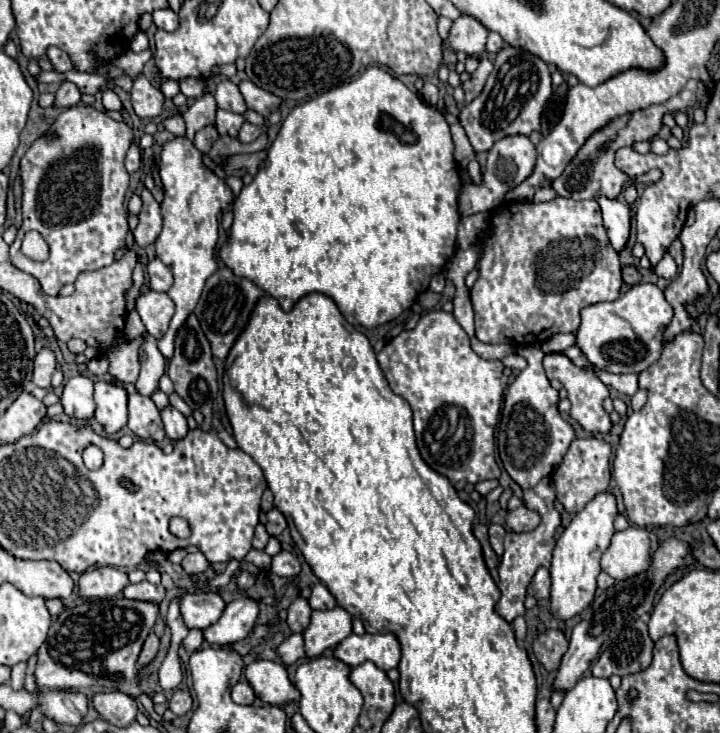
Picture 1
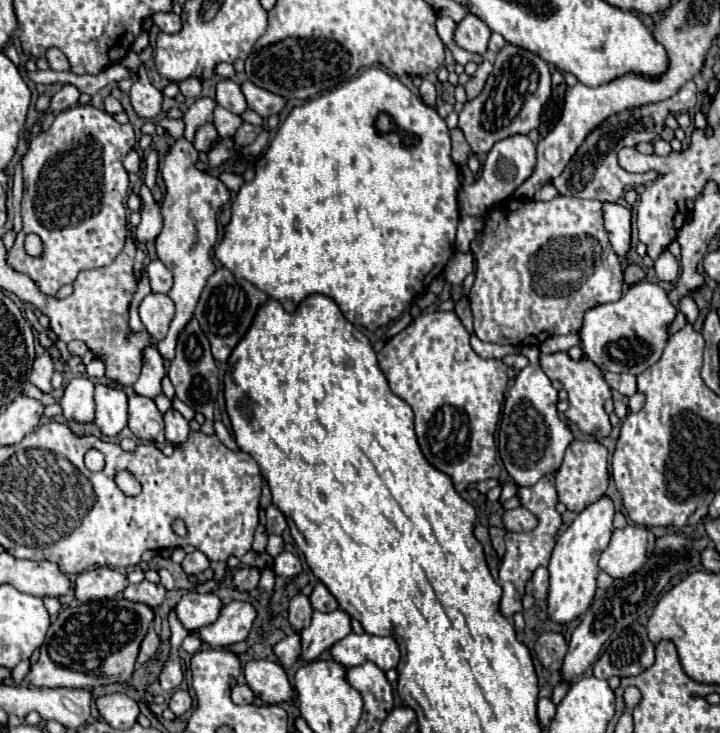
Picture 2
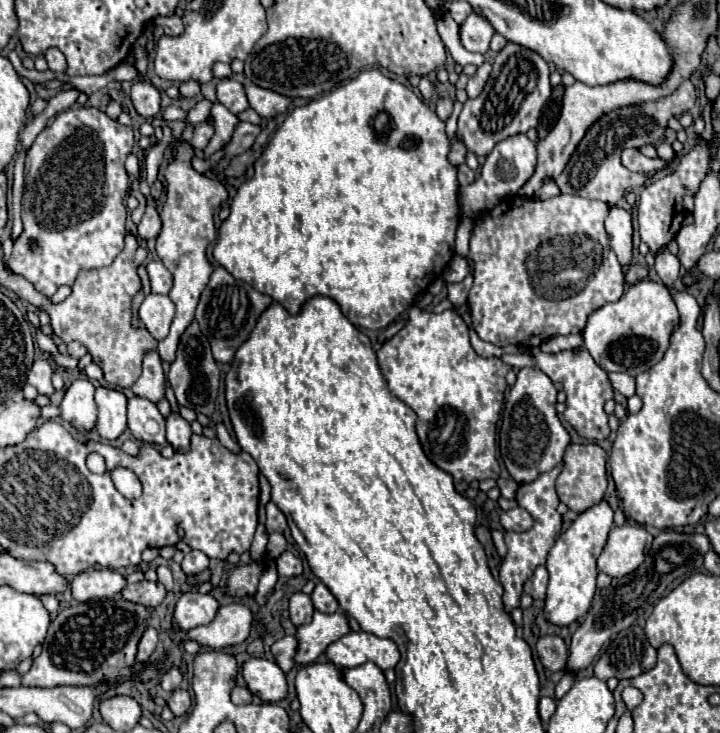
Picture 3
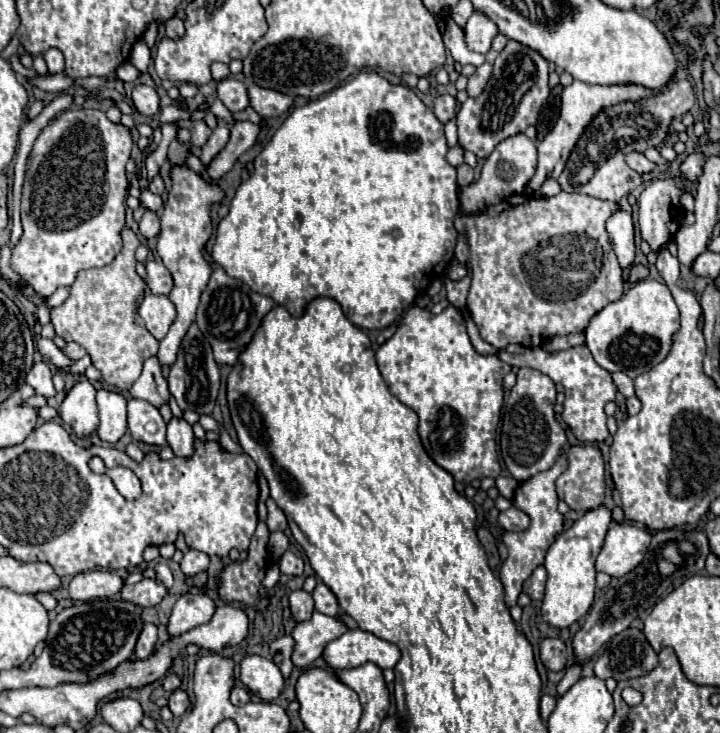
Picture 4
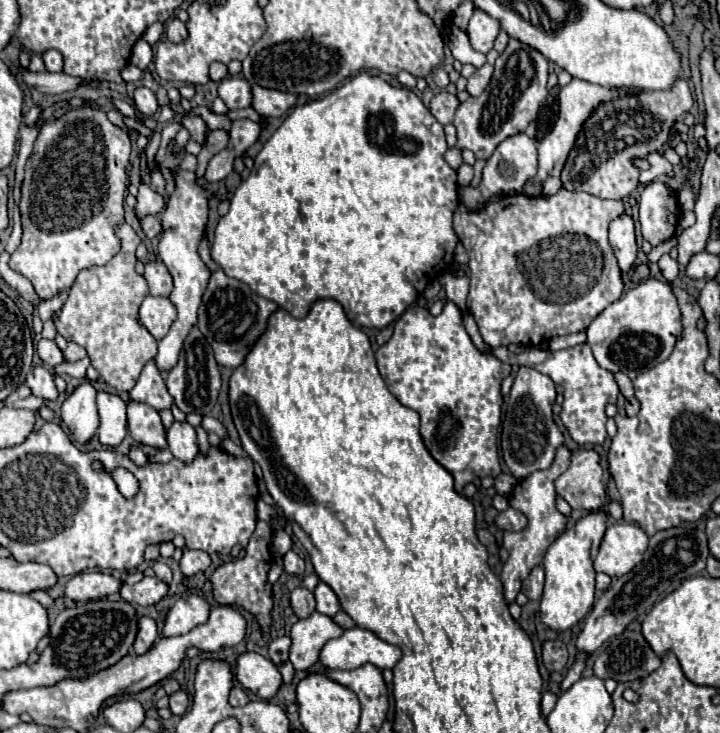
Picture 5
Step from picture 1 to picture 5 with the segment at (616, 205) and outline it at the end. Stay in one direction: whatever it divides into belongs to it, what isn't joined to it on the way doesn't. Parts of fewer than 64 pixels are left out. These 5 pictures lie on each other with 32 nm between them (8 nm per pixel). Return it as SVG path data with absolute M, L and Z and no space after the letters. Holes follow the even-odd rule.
M628 214L616 218L610 224L610 244L618 258L618 266L622 272L630 272L636 262L636 236L634 236L634 222Z

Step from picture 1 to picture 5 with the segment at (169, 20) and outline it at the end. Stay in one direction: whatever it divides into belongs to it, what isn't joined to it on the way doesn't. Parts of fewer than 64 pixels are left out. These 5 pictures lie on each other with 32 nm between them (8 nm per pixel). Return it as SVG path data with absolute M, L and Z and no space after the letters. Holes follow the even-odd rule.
M172 18L170 22L166 22L166 38L170 42L182 42L186 36L188 36L188 30L184 22L180 22L178 18Z

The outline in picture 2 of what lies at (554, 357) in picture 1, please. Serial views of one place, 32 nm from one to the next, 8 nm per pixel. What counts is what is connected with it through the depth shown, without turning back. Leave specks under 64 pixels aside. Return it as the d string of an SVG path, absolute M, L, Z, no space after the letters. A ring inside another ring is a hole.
M556 352L556 354L540 354L540 368L546 372L550 380L562 382L564 390L568 392L568 410L566 418L578 426L582 434L590 434L596 440L602 440L610 434L612 426L608 422L608 414L604 412L604 402L606 398L612 396L610 386L604 380L604 372L588 358L584 356L582 360L570 358L568 352Z

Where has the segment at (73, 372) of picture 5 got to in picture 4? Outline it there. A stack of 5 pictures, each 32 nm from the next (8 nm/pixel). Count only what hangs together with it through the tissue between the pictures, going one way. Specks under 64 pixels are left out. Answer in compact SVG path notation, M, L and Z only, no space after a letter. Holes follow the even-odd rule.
M87 354L80 360L77 360L72 366L58 368L58 370L60 370L60 374L71 373L74 375L83 375L85 373L86 368L91 364L92 364L91 358Z

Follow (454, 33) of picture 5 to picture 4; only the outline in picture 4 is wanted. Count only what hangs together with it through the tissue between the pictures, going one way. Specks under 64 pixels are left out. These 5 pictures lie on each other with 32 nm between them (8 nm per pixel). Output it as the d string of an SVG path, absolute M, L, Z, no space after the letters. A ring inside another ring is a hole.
M442 20L440 22L440 32L442 32L442 38L444 38L444 44L446 48L450 50L452 58L456 62L460 62L462 66L464 64L472 64L472 66L482 66L486 62L484 54L478 54L478 52L472 52L468 46L466 46L466 40L464 40L464 32L462 28L454 22L454 20Z

